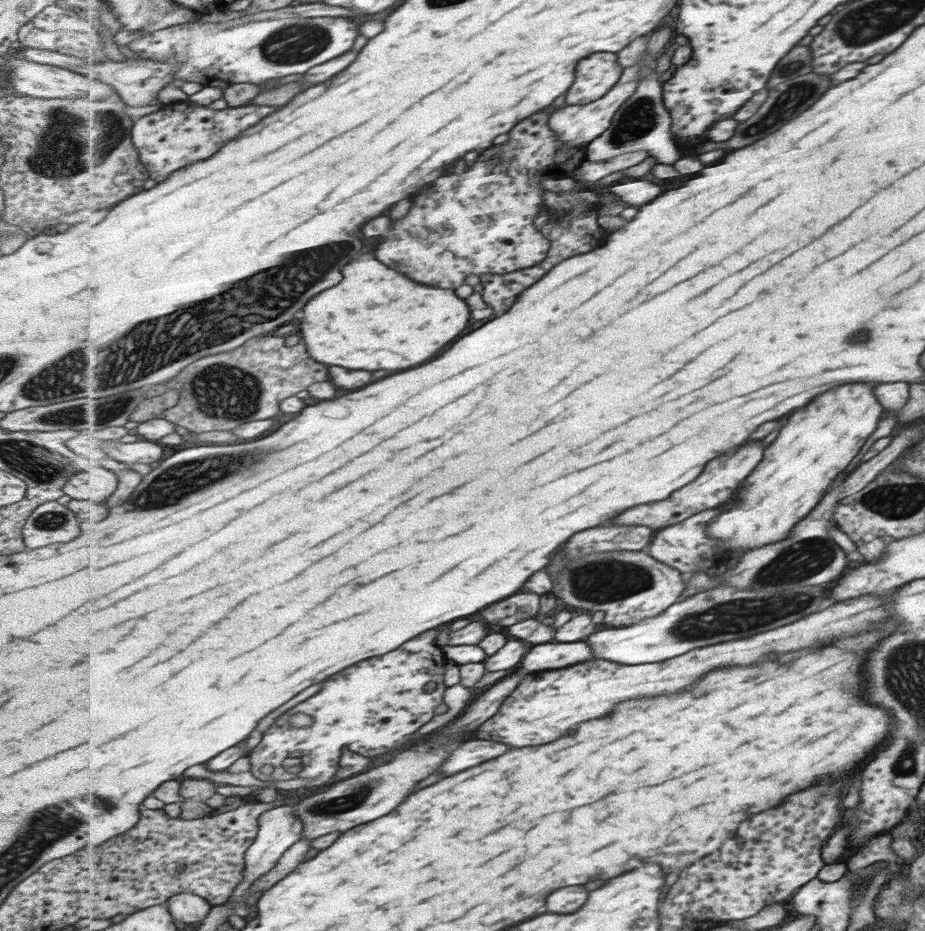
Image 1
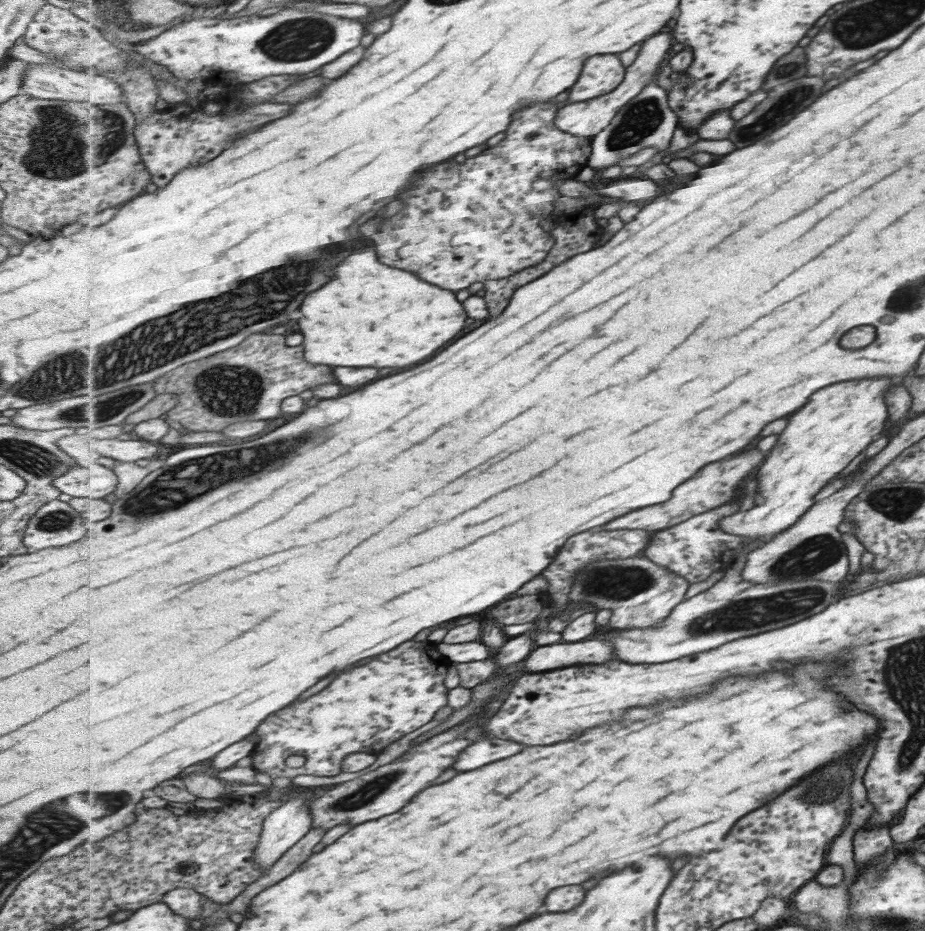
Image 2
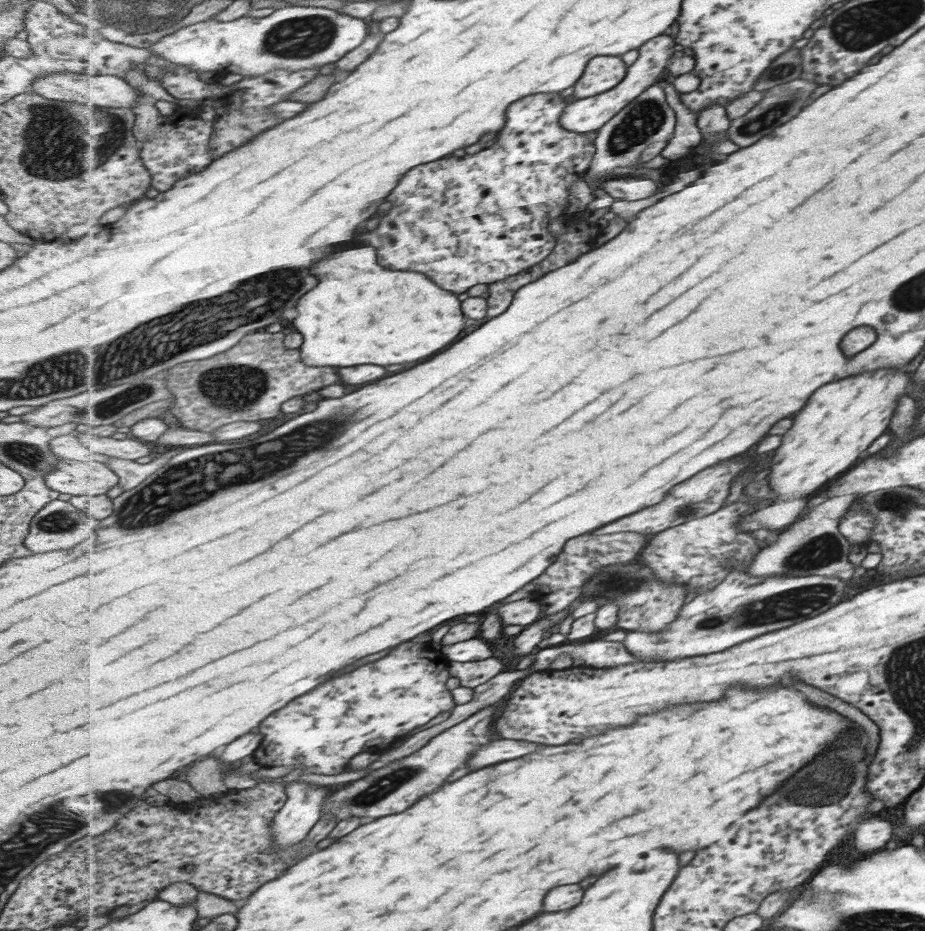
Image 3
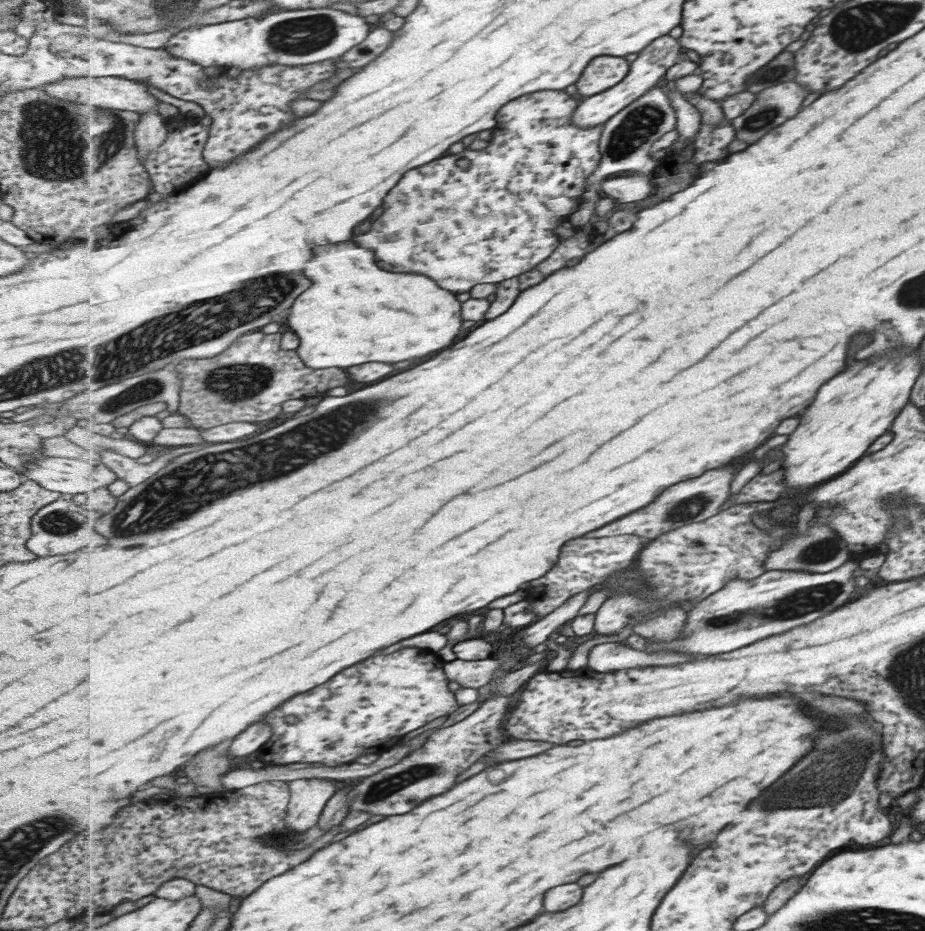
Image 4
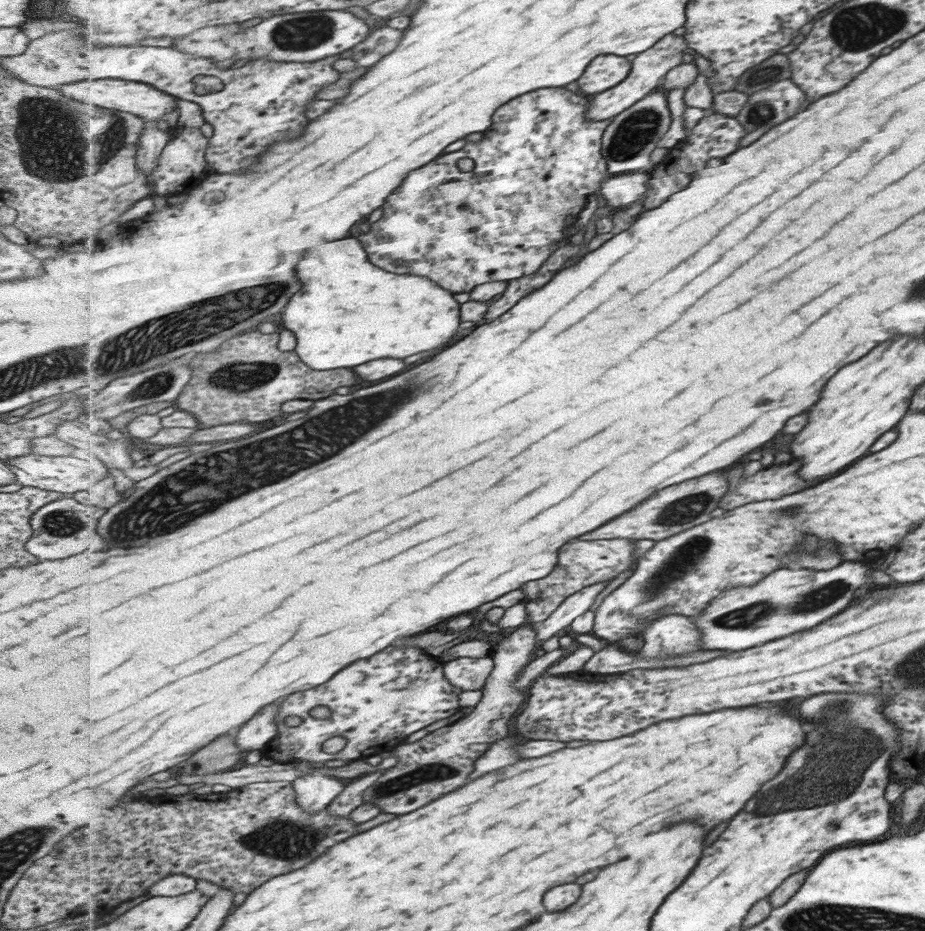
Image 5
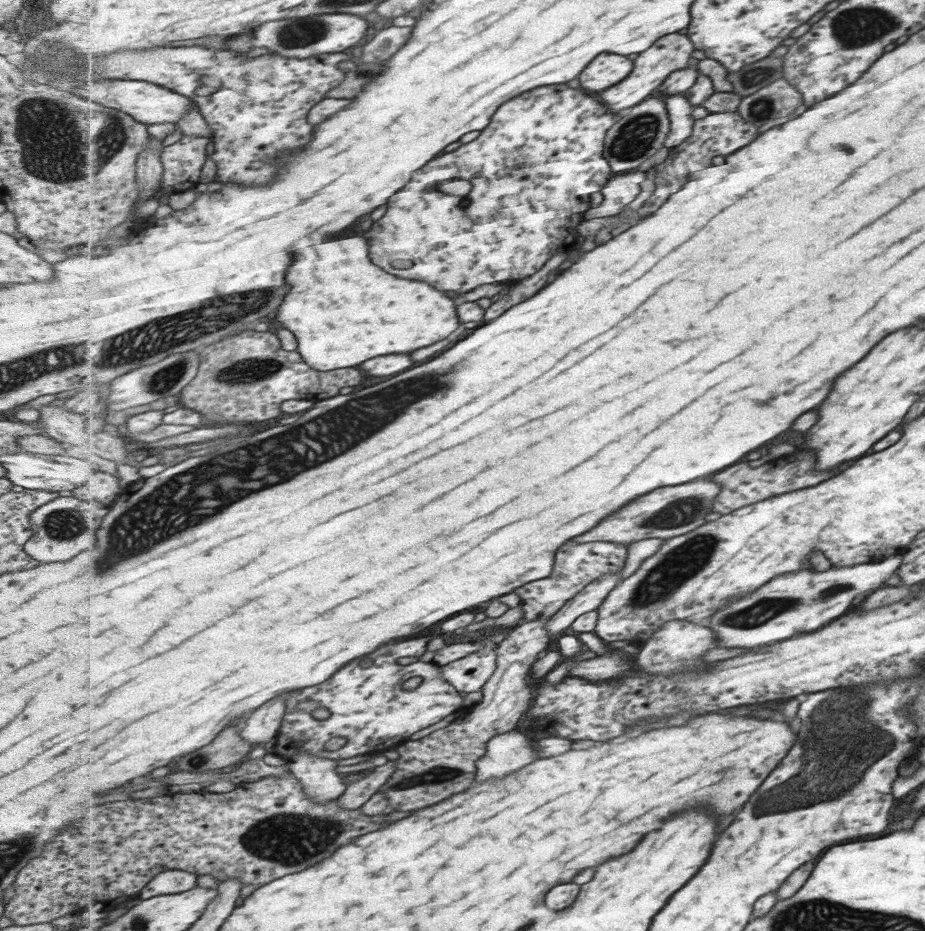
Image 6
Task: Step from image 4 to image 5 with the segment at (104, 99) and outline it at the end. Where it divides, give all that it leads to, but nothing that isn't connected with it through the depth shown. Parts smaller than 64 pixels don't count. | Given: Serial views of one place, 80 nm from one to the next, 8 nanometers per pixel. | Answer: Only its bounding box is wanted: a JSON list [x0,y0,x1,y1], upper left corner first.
[57,79,179,122]

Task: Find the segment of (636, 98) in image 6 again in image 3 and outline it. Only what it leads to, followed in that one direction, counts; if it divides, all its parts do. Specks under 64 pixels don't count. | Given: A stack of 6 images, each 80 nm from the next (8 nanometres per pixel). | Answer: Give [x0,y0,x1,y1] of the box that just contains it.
[562,36,677,133]

